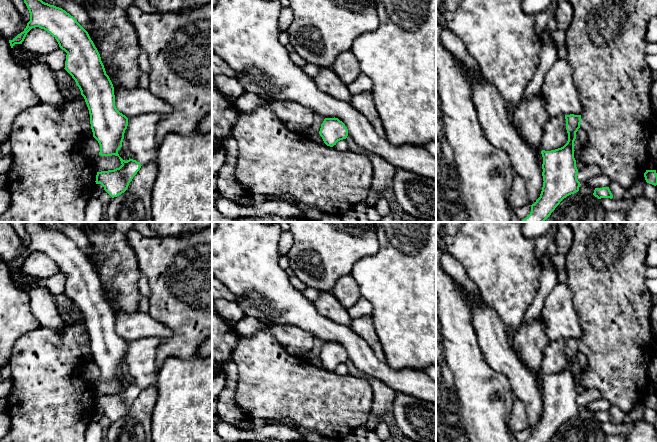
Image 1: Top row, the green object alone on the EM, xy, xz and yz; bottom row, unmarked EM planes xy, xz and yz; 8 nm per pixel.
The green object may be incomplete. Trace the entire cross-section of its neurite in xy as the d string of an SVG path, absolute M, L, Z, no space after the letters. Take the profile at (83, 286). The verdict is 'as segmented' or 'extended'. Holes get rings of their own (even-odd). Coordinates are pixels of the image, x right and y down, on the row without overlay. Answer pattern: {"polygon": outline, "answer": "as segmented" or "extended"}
{"polygon": "M40 222L23 224L30 237L30 245L23 256L9 264L10 270L22 268L27 257L39 251L50 257L67 277L64 293L75 304L85 323L93 361L100 369L99 379L118 380L122 388L114 394L97 396L95 406L101 408L112 422L117 421L127 414L142 389L130 382L125 385L118 378L128 342L115 330L114 311L100 278L88 256L65 234Z", "answer": "as segmented"}

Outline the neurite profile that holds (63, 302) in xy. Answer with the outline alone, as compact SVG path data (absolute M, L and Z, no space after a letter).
M61 293L61 294L54 296L54 302L57 308L65 316L74 316L76 318L81 319L81 315L79 311L77 310L75 304L65 293Z

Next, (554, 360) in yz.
M564 339L551 341L543 351L540 371L542 374L551 375L563 371L568 365L566 343Z

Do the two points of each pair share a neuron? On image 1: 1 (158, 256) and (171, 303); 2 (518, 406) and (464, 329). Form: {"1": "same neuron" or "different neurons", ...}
{"1": "same neuron", "2": "different neurons"}

